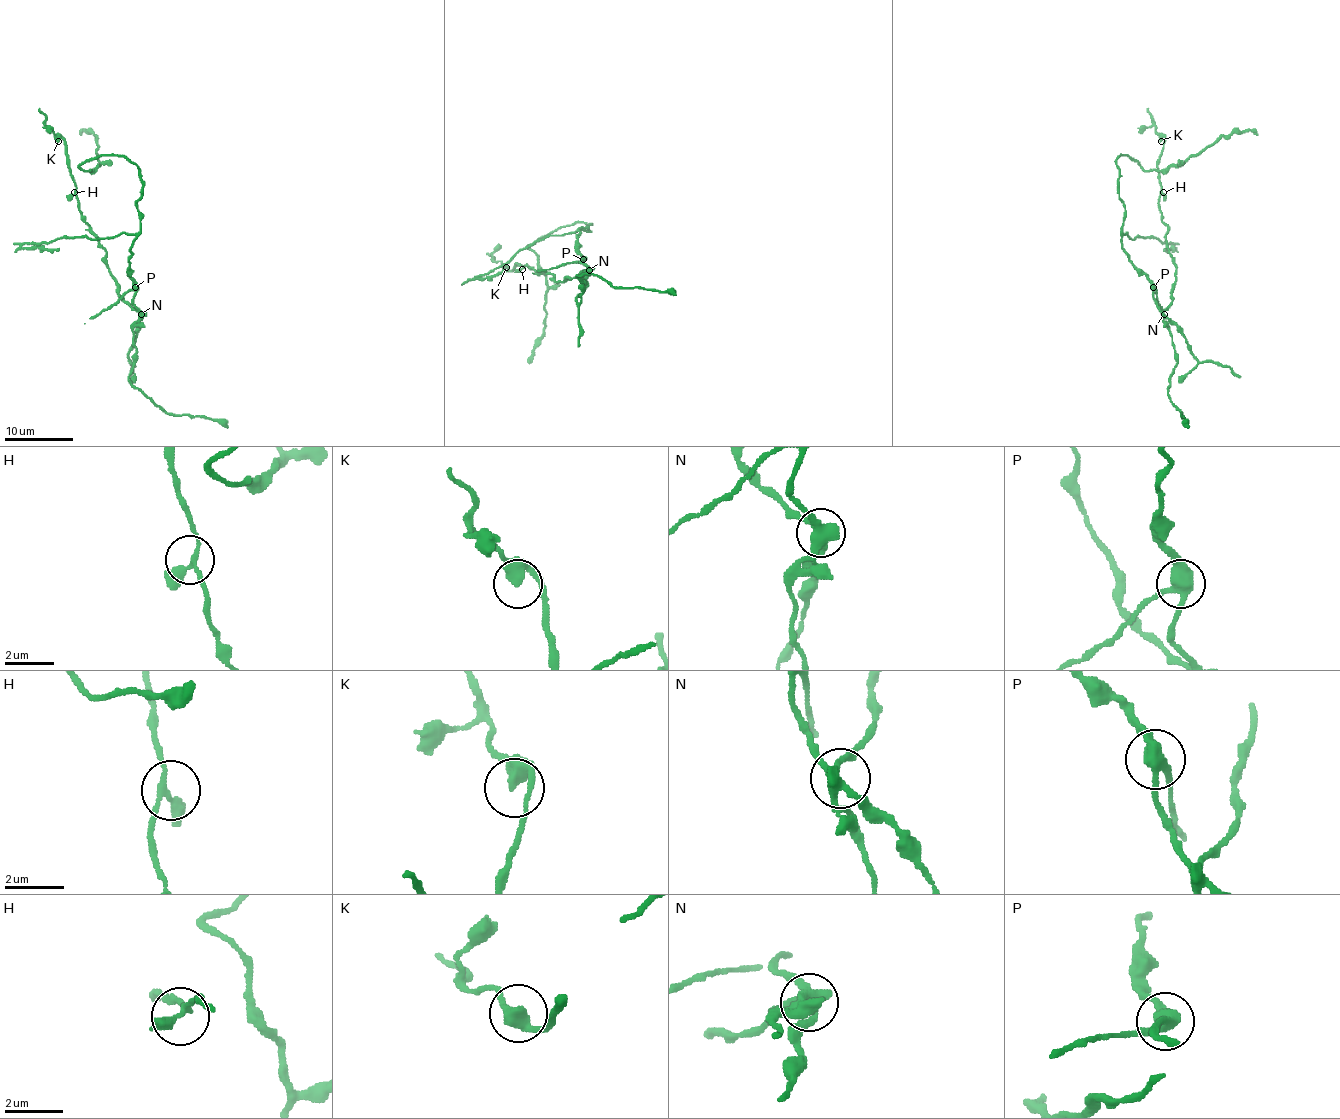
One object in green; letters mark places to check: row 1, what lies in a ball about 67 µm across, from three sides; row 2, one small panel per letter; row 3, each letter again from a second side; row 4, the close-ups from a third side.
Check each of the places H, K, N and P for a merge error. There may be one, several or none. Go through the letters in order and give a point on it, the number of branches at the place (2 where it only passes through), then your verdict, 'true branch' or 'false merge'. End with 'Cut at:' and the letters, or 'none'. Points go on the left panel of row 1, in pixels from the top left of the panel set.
H: at (74, 192); 3 branches meet; true branch
K: at (58, 141); 2 branches meet; true branch
N: at (141, 314); 4 branches meet; false merge
P: at (135, 287); 3 branches meet; false merge
Cut at: N, P

